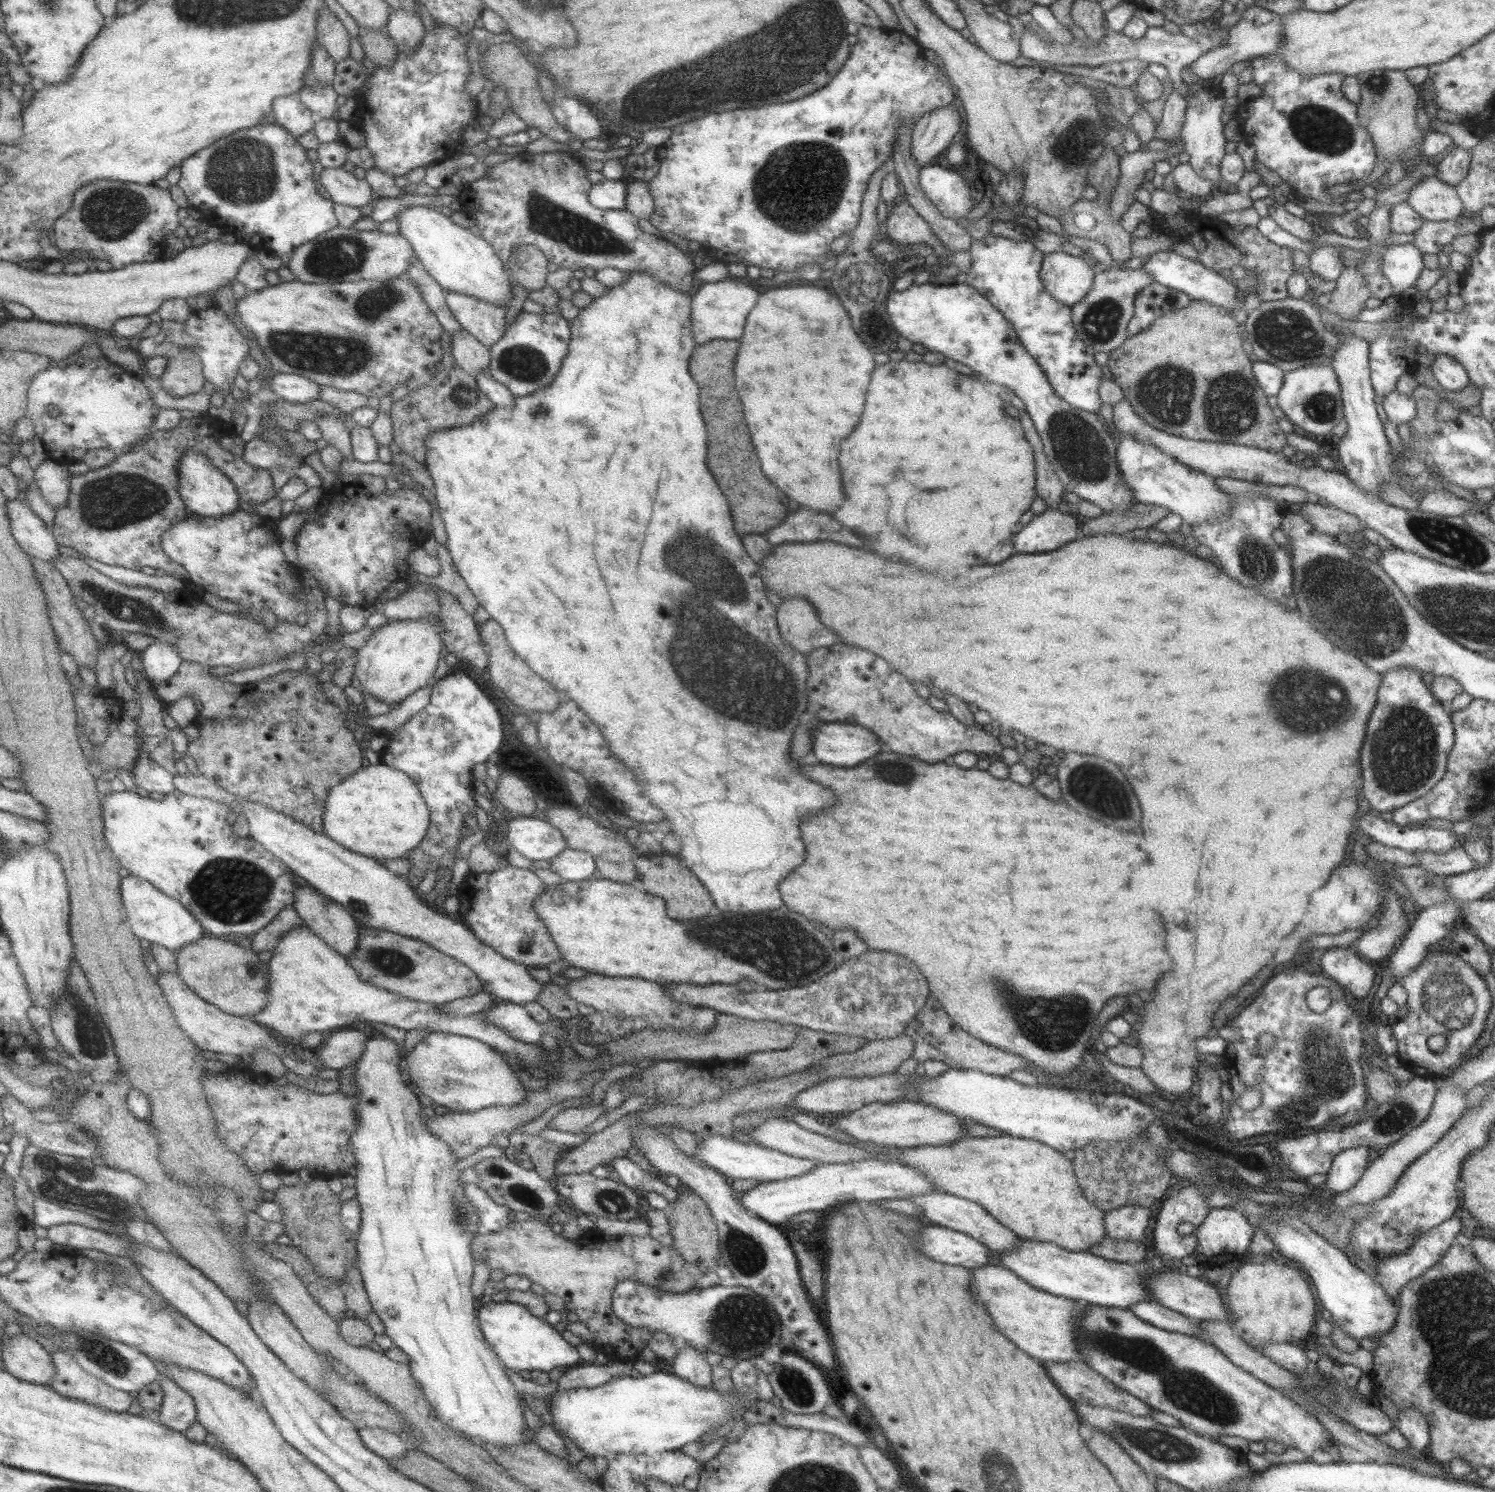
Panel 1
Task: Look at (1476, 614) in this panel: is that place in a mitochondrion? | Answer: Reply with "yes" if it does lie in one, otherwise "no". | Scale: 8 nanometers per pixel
yes

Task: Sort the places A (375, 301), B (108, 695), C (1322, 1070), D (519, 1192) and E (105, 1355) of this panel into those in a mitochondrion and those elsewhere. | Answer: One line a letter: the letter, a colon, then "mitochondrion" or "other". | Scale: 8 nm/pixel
A: mitochondrion
B: other
C: mitochondrion
D: mitochondrion
E: mitochondrion

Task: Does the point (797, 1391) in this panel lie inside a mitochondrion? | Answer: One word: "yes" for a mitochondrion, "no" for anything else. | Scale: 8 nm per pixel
yes

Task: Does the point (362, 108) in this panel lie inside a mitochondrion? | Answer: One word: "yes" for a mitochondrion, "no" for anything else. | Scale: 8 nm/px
no

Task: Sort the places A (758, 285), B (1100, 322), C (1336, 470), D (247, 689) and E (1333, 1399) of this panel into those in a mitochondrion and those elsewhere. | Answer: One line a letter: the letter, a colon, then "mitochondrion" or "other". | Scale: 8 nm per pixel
A: other
B: mitochondrion
C: other
D: other
E: mitochondrion

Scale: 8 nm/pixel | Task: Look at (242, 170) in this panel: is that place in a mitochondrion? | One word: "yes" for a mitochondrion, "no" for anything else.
yes

